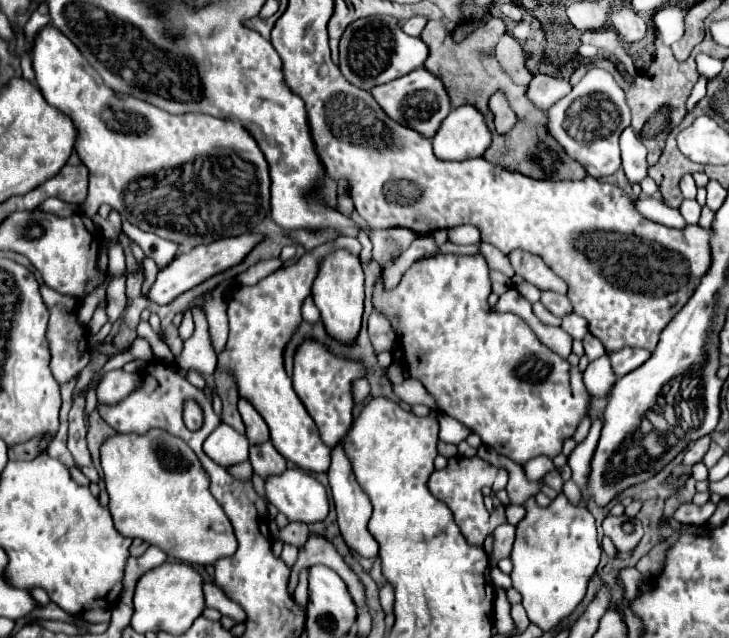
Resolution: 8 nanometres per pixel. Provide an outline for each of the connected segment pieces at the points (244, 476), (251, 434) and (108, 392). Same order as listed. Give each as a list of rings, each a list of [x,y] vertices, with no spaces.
[[[248,460],[240,462],[240,464],[234,464],[234,466],[228,466],[226,470],[230,472],[232,478],[236,478],[240,482],[250,482],[252,480],[252,466],[250,466]]]
[[[240,400],[238,402],[238,410],[242,414],[242,420],[246,424],[246,438],[252,446],[256,444],[264,444],[270,440],[270,434],[268,434],[268,426],[264,422],[264,418],[260,418],[260,414],[254,410],[254,406],[246,400]]]
[[[114,370],[114,372],[106,372],[102,376],[102,380],[96,386],[96,398],[98,404],[106,404],[106,406],[114,406],[120,400],[124,400],[128,394],[132,394],[132,380],[138,376],[138,384],[134,386],[134,390],[142,384],[142,374],[128,374],[124,370]]]

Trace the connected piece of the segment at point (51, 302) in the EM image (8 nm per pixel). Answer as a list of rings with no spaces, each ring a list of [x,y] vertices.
[[[42,286],[40,288],[42,292],[42,298],[50,310],[50,322],[48,322],[48,332],[46,332],[46,338],[48,338],[48,346],[50,346],[50,354],[52,354],[52,360],[50,360],[50,370],[52,370],[52,376],[56,378],[58,384],[66,384],[70,382],[82,368],[86,368],[88,360],[90,360],[90,352],[88,352],[88,340],[86,340],[86,328],[82,328],[76,320],[76,298],[72,296],[62,296],[54,290],[50,290],[48,286]]]

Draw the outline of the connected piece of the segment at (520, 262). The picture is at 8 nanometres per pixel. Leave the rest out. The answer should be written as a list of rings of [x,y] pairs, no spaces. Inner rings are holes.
[[[512,250],[508,254],[512,268],[516,270],[518,276],[522,276],[524,280],[536,284],[540,290],[554,290],[560,294],[566,294],[566,282],[562,278],[558,278],[540,256],[524,252],[524,250]]]

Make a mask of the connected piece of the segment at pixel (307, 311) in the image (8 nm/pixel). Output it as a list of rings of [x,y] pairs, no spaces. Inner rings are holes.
[[[308,296],[308,298],[304,300],[304,304],[302,304],[302,318],[304,318],[306,322],[318,322],[318,320],[320,320],[320,312],[318,312],[312,296]]]

